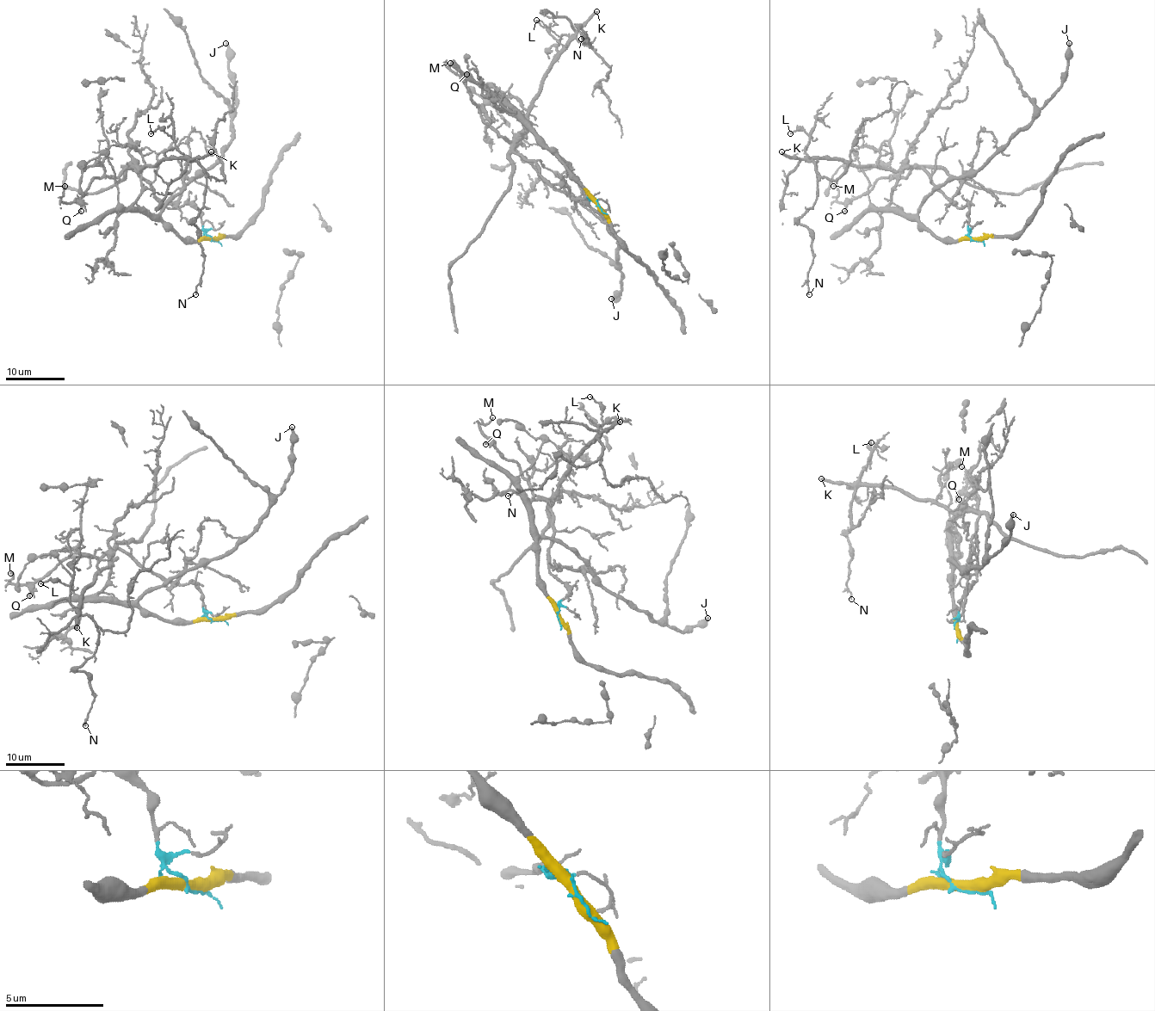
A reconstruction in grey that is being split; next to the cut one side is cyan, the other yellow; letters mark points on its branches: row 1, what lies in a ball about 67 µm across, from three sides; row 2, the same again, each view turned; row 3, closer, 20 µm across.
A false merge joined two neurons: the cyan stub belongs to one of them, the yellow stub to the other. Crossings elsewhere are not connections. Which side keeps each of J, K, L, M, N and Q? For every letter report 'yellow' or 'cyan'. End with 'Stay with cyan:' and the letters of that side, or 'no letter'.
J: yellow
K: cyan
L: cyan
M: cyan
N: cyan
Q: cyan
Stay with cyan: K, L, M, N, Q

